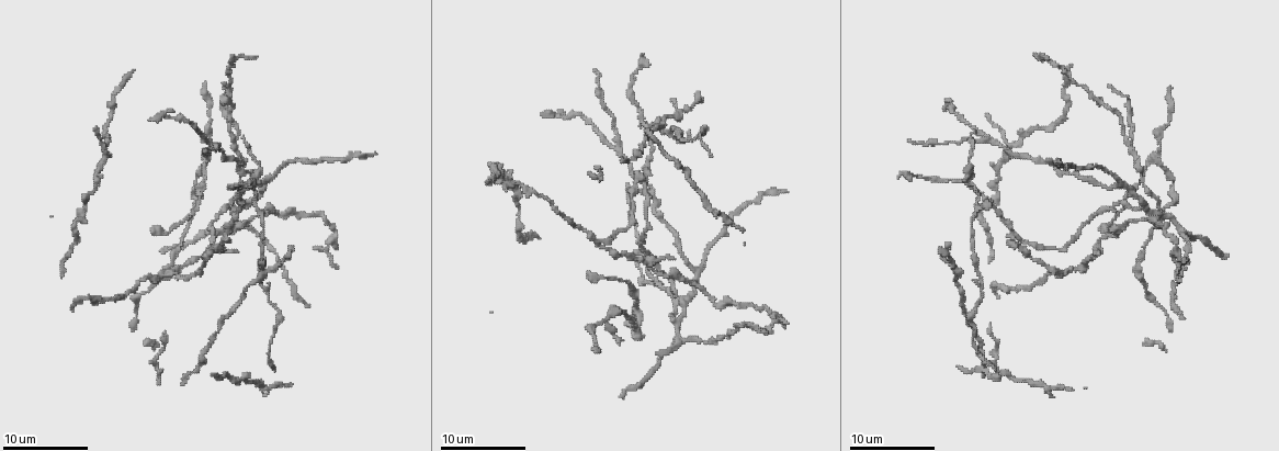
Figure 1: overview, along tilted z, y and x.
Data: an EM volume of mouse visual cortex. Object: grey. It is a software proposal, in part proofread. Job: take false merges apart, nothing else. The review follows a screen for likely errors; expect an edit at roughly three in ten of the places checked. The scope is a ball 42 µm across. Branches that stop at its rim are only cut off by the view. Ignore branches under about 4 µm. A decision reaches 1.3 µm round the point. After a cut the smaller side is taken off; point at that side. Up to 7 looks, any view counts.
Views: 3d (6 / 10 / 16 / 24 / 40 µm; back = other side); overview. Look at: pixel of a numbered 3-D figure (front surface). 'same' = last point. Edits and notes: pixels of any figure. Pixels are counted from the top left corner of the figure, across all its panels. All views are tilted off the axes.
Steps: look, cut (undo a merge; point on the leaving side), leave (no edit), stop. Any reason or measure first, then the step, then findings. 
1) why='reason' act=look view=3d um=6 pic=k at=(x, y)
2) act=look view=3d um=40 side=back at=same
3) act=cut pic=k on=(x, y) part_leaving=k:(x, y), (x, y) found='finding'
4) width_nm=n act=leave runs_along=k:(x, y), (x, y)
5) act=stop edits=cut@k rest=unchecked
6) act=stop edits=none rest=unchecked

why='thin arm on a thick one' act=look view=3d um=6 pic=1 at=(1021, 241)

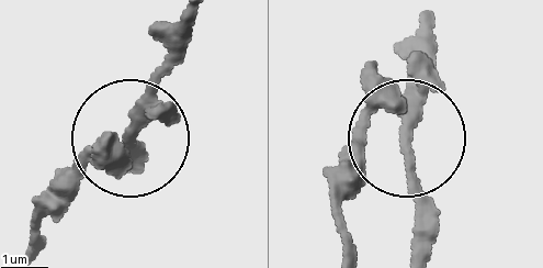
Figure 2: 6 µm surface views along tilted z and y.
width_nm=210 act=leave found='continuous, no second cell'

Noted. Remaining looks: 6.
why='arms part here' act=look view=3d um=16 pic=1 at=(603, 249)

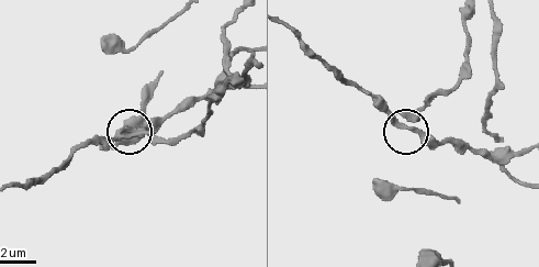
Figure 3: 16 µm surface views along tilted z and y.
act=look view=3d um=16 side=back pic=3 at=(133, 130)

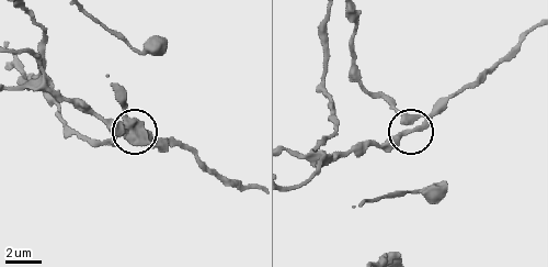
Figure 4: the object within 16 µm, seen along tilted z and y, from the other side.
act=leave found='one cell here'

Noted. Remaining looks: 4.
why='sudden change in width' act=look view=3d um=10 pic=1 at=(591, 278)

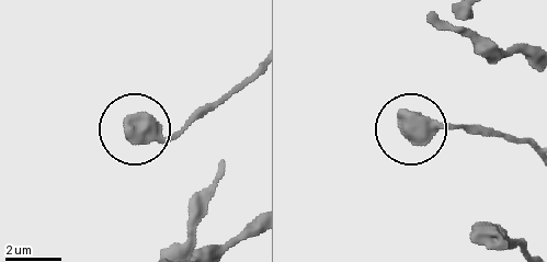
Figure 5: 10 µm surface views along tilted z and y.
act=leave found='all the same cell'

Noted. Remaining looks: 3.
why='three arms meet' act=look view=3d um=10 pic=1 at=(268, 179)

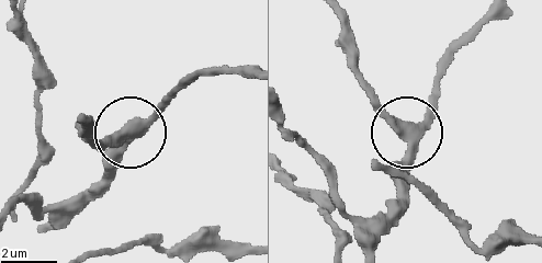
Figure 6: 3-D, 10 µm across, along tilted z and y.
arms=3 act=leave runs_along=6:(286, 127), (341, 210), (374, 217), (439, 92) found='continuous, no second cell'

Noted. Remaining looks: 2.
act=stop edits=none rest=unchecked

